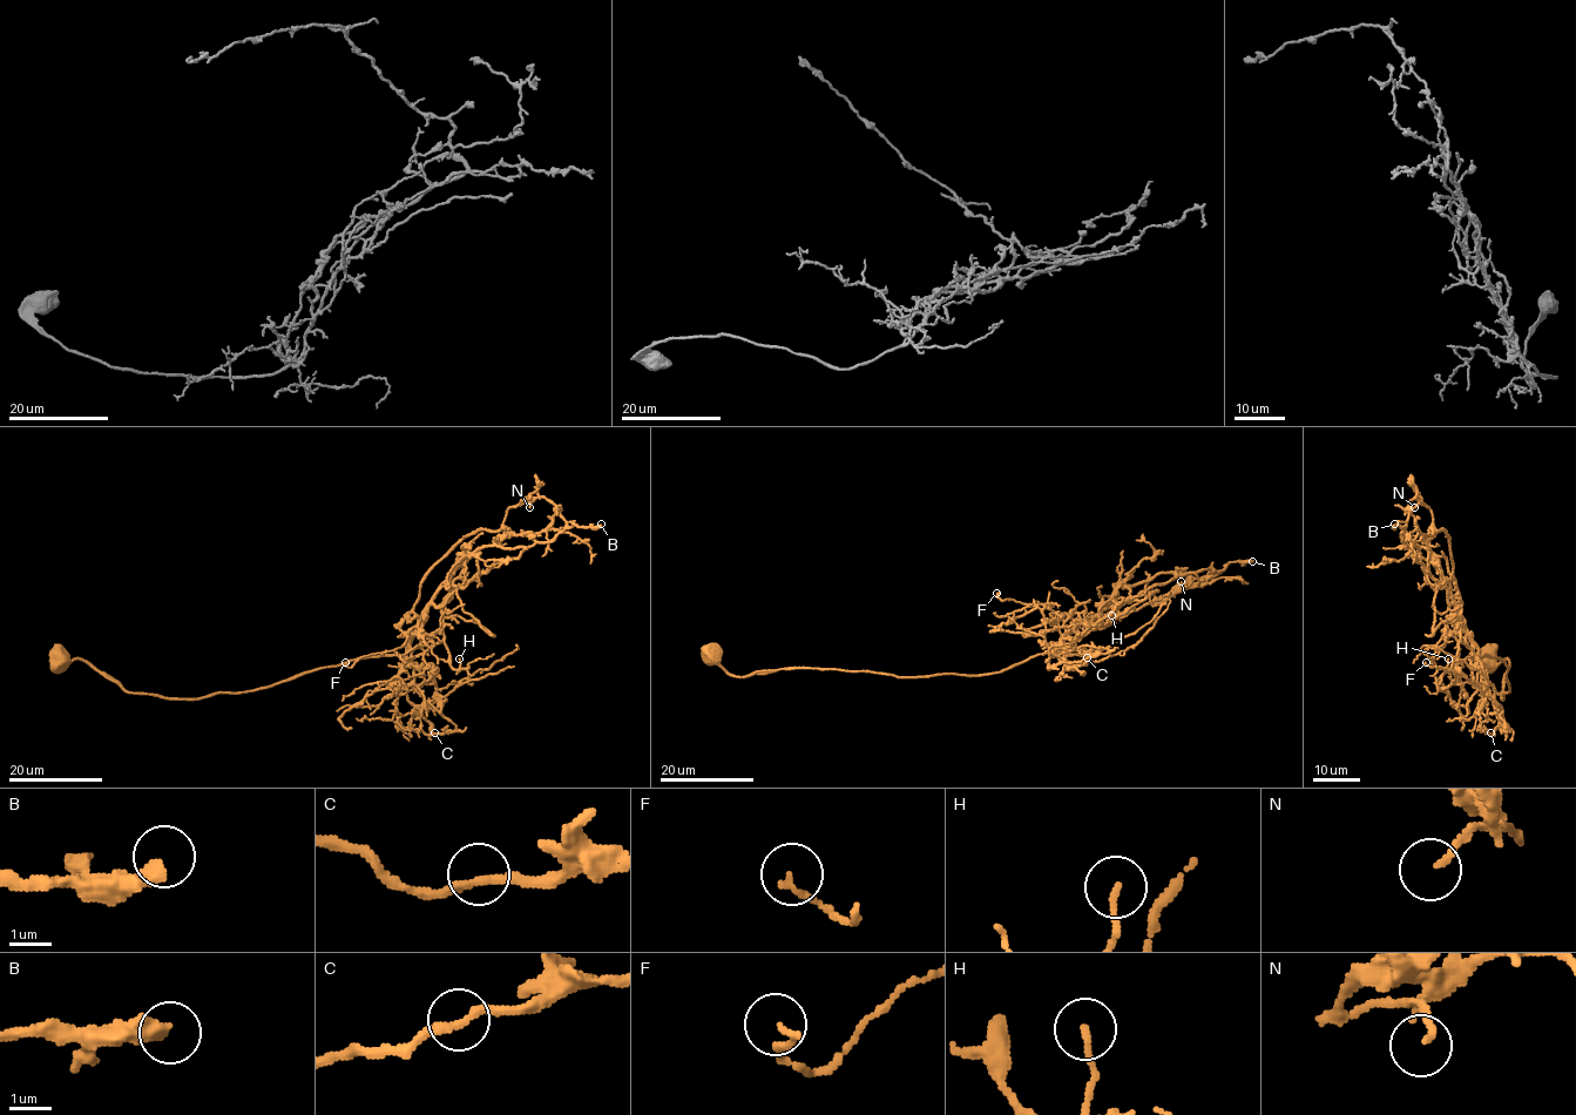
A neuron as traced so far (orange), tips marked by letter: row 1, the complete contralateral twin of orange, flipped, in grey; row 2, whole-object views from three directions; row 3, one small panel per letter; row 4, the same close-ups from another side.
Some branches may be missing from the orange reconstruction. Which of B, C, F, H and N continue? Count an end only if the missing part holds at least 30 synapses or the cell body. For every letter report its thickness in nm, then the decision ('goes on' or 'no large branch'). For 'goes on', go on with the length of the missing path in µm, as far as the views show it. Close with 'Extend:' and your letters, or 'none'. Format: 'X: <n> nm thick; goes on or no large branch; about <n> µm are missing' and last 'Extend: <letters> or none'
B: 380 nm thick; goes on; about 40 µm are missing
C: 200 nm thick; no large branch
F: 140 nm thick; no large branch
H: 140 nm thick; no large branch
N: 150 nm thick; no large branch
Extend: B

